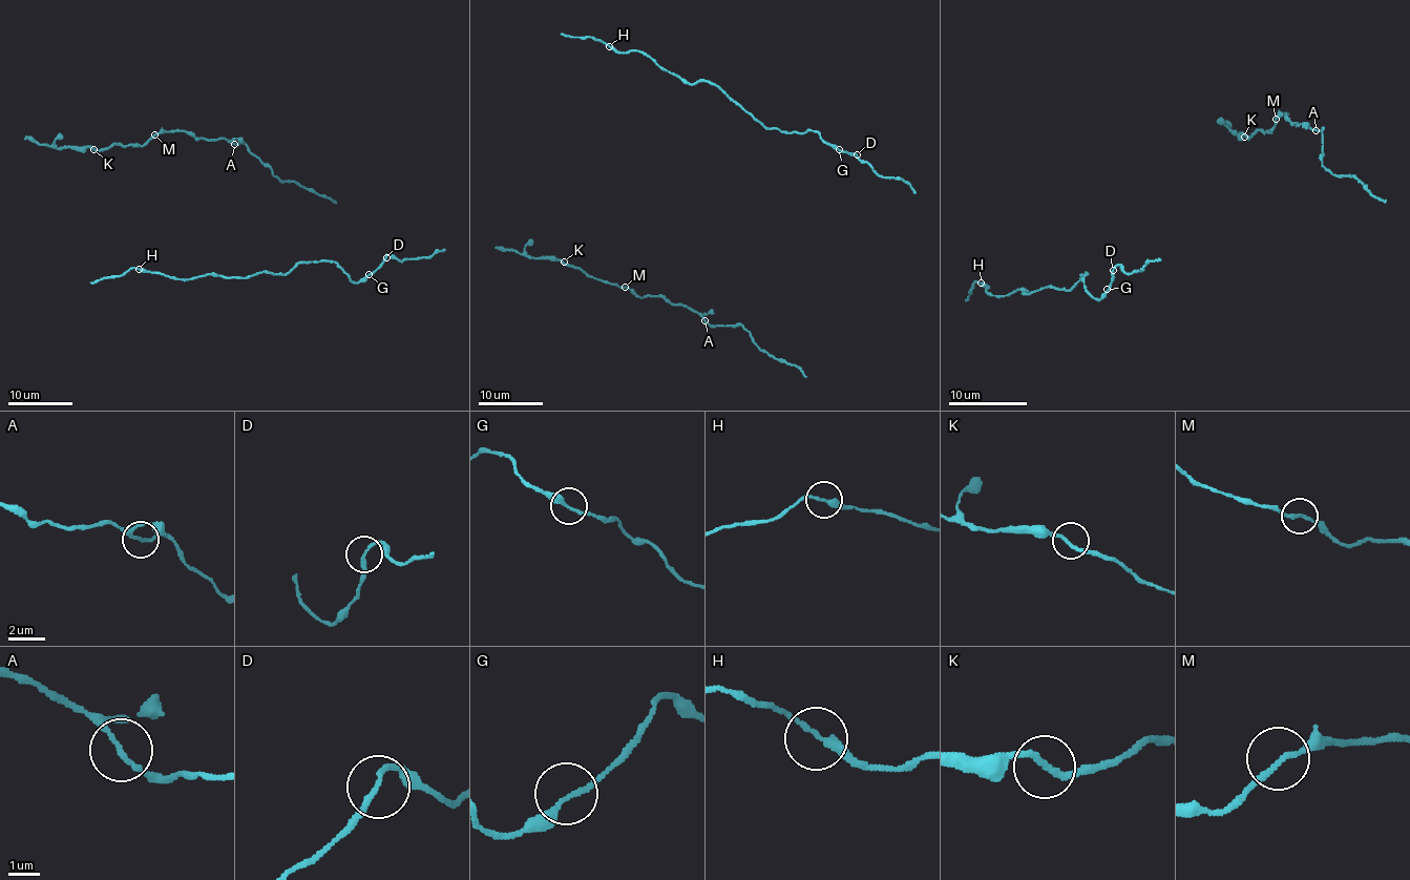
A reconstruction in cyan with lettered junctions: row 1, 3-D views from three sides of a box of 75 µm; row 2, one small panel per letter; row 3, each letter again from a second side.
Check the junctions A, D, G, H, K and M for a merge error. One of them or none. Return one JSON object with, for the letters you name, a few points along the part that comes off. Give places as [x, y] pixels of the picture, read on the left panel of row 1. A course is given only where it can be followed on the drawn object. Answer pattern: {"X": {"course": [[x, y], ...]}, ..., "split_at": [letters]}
{"split_at": []}

